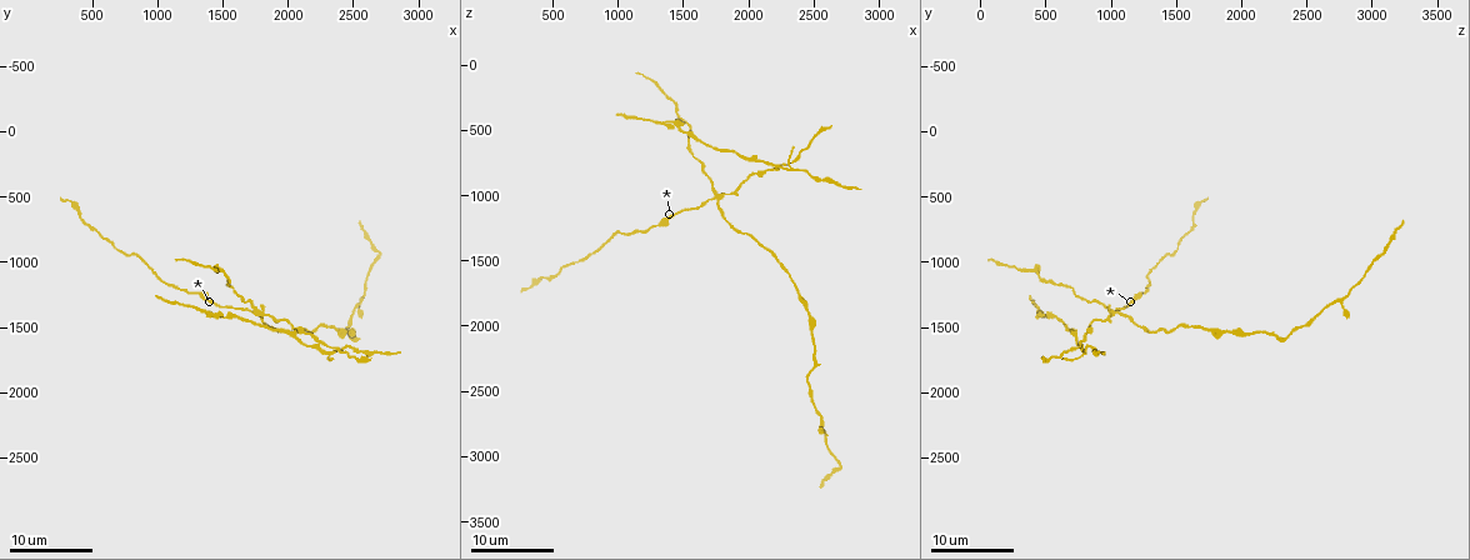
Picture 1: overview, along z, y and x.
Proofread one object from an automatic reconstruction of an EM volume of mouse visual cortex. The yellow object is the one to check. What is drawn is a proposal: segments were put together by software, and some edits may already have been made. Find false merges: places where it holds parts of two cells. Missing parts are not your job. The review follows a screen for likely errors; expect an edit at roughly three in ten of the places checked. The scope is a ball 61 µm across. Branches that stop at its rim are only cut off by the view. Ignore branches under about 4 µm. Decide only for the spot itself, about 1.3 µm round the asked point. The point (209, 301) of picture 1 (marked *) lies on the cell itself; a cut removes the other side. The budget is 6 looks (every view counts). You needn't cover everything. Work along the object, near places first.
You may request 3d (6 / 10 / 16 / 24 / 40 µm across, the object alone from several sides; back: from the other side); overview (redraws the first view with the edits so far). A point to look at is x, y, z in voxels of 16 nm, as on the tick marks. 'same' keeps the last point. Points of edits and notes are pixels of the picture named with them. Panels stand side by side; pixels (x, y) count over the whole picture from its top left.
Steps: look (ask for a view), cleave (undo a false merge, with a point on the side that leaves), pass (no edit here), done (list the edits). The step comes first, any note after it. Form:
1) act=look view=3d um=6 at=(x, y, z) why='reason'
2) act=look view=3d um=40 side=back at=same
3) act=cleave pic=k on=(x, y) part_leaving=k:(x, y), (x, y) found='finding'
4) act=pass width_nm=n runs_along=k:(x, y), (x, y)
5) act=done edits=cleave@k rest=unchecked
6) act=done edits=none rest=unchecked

act=look view=3d um=16 at=(1280, 1240, 1220) why='thick turns thin'

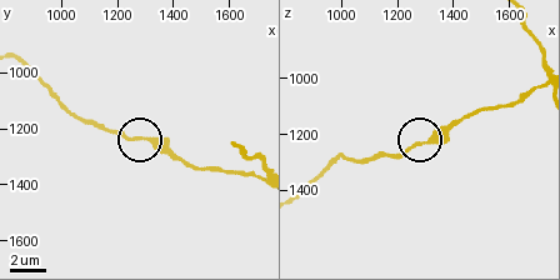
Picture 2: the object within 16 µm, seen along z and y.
act=look view=3d um=6 at=(1270, 1240, 1230)

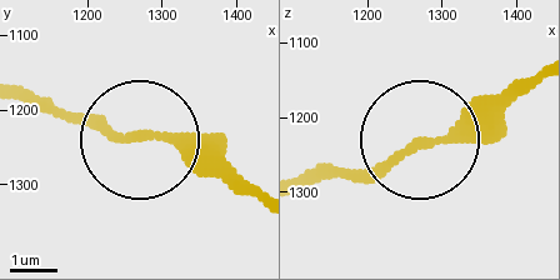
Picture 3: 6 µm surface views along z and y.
act=pass found='all the same cell'

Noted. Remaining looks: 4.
act=look view=3d um=16 at=(1780, 1380, 1020) why='looks like a crossing'

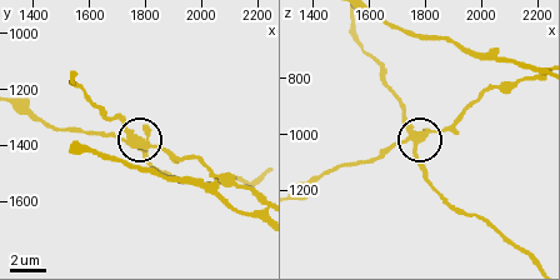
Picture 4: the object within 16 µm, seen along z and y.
act=look view=3d um=6 at=(1770, 1390, 1030) why='zoom in'

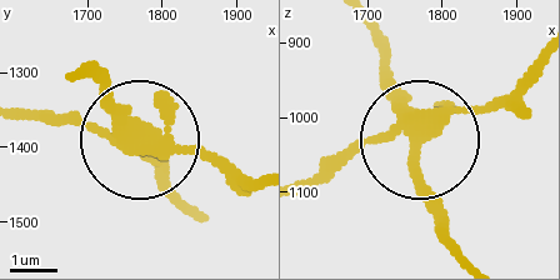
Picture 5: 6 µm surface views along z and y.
act=look view=3d um=6 side=back at=(1775, 1390, 1025) why='other side'

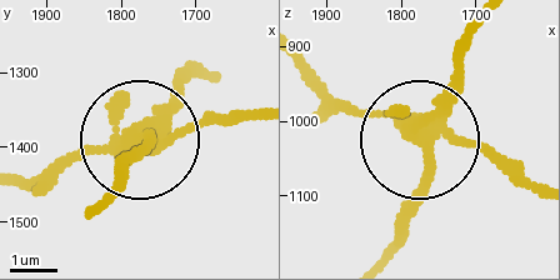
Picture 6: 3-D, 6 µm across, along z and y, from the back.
act=cleave pic=6 on=(140, 146) side_arm_um=34 arms=5 found='a second cell is stuck on'

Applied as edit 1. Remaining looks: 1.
act=done edits=cleave@6 rest=unchecked

